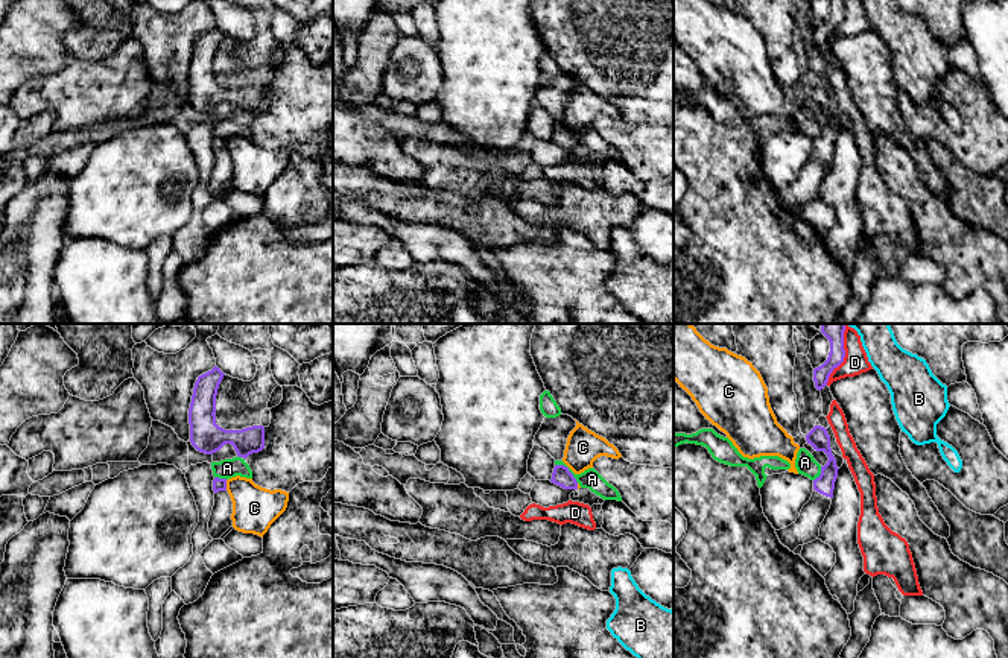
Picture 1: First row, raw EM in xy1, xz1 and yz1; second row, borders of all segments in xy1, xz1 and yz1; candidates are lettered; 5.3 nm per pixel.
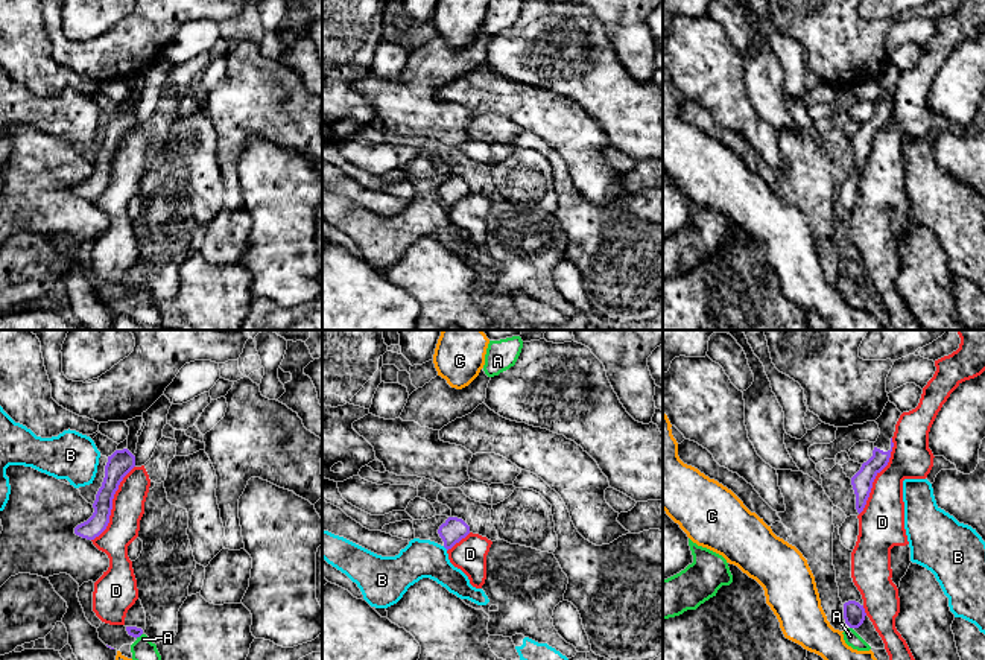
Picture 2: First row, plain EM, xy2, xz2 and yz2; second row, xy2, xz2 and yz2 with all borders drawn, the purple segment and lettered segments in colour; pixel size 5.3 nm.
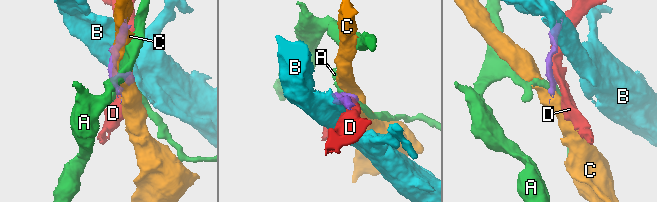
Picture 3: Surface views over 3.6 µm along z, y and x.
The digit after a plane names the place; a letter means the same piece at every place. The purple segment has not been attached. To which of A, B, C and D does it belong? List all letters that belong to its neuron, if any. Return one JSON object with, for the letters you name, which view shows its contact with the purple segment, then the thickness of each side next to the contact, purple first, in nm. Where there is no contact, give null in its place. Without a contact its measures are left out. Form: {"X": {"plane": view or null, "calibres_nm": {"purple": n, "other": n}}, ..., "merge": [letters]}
{"merge": []}

